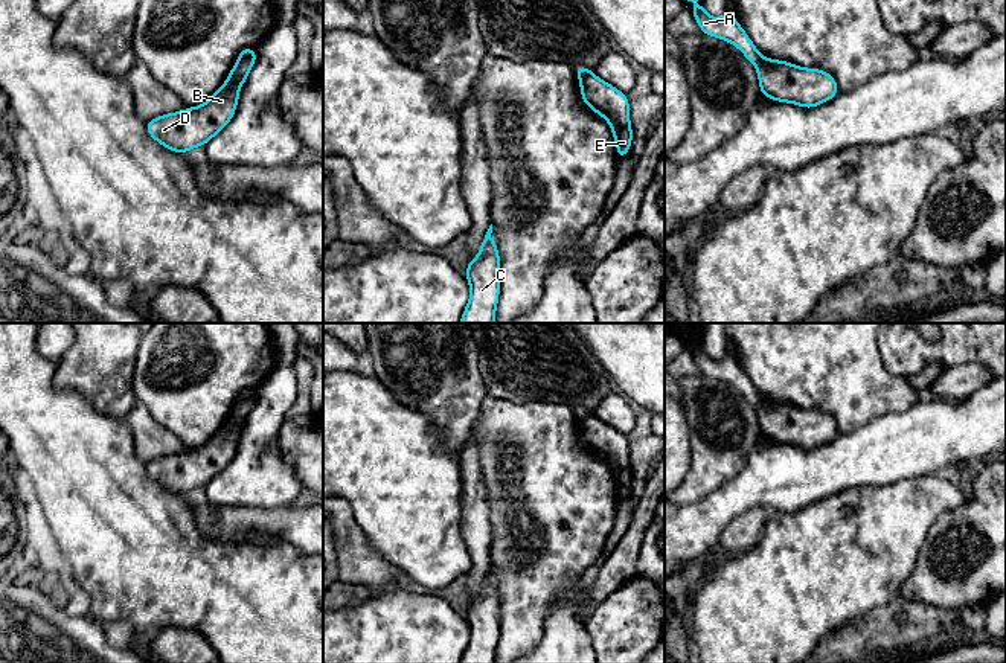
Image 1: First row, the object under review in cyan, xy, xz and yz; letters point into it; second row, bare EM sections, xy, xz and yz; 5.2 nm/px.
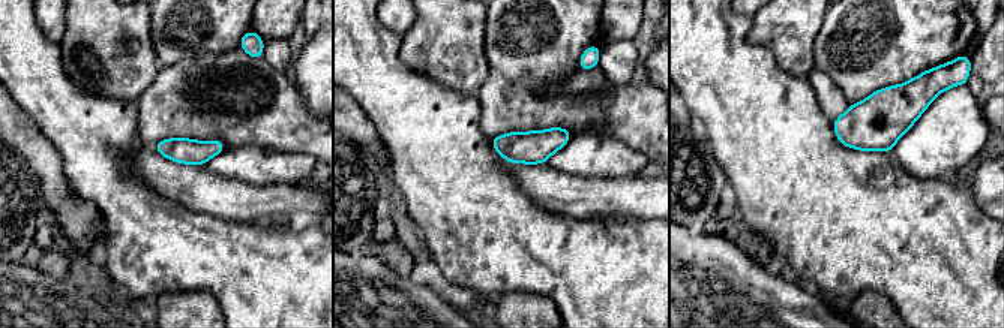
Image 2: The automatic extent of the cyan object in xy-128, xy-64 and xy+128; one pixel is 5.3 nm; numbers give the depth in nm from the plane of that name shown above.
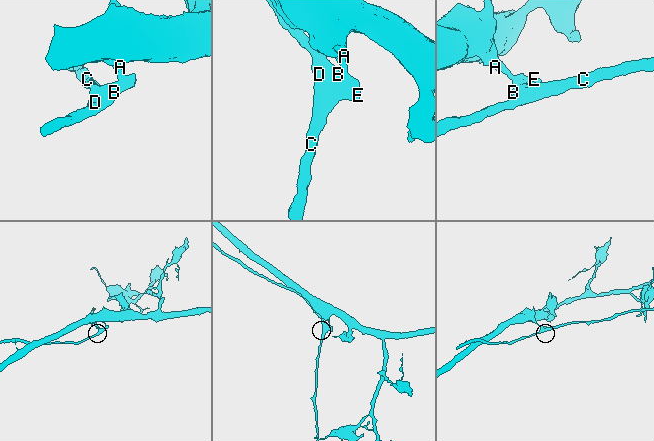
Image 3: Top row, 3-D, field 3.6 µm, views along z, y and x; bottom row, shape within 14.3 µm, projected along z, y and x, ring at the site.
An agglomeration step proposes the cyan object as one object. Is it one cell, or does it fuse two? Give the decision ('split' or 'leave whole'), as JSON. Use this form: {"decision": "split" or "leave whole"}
{"decision": "split"}

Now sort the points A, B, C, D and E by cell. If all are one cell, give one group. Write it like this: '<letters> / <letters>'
A / B C D E

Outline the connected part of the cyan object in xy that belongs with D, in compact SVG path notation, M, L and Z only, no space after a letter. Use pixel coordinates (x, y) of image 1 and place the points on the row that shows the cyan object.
M253 50L244 59L236 61L226 84L203 105L148 120L148 134L166 149L180 154L186 154L195 146L204 146L233 117L239 101L238 90L247 81L256 58L258 53Z

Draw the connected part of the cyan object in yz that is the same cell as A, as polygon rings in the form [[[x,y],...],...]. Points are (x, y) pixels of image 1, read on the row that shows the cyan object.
[[[703,0],[700,5],[692,6],[689,9],[694,14],[700,29],[706,35],[722,38],[735,44],[754,66],[761,61],[761,52],[754,47],[753,41],[747,37],[744,29],[729,11],[726,11],[726,14],[721,18],[712,18],[704,11]]]

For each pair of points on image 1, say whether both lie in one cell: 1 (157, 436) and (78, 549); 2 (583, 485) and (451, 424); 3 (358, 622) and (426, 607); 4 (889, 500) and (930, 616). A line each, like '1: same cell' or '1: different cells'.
1: different cells
2: different cells
3: same cell
4: different cells

